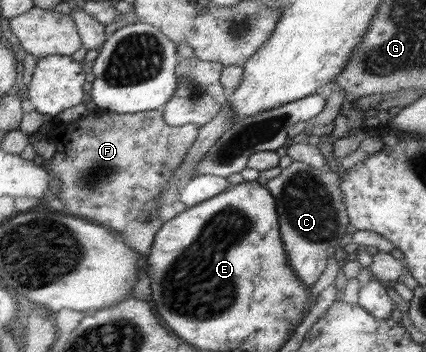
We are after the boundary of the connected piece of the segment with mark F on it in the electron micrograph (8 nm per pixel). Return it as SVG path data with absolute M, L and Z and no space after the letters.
M96 108L74 122L55 121L50 132L46 132L44 136L54 145L50 170L53 176L60 180L60 188L53 196L64 204L64 210L68 214L94 220L98 225L120 234L128 222L140 219L145 214L145 206L154 200L154 197L159 196L174 170L181 166L183 157L197 134L198 127L193 124L168 126L163 121L161 109L118 114Z

